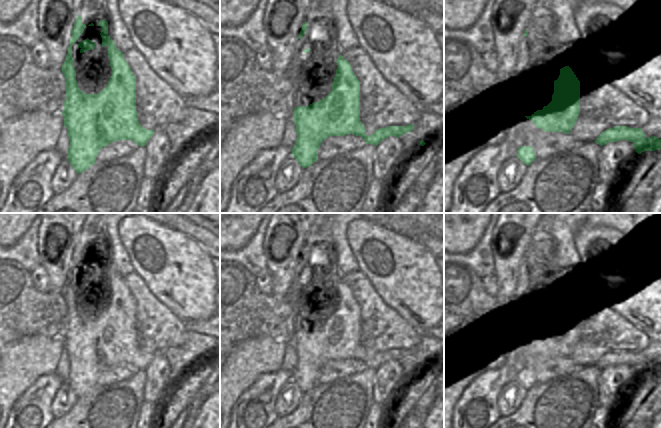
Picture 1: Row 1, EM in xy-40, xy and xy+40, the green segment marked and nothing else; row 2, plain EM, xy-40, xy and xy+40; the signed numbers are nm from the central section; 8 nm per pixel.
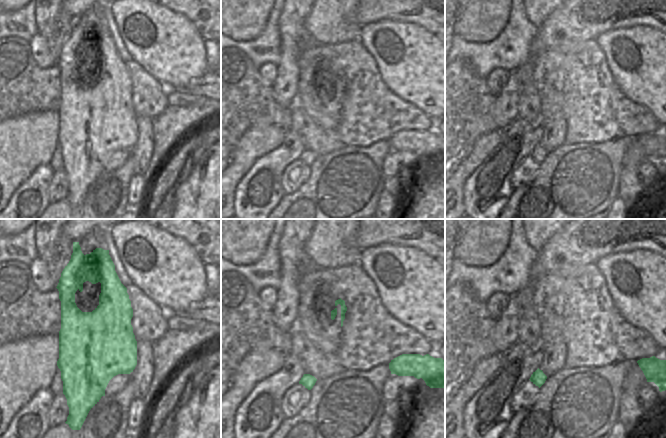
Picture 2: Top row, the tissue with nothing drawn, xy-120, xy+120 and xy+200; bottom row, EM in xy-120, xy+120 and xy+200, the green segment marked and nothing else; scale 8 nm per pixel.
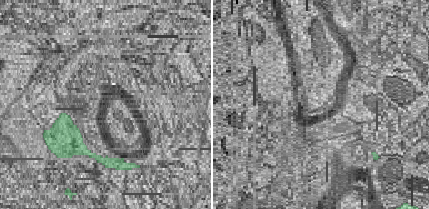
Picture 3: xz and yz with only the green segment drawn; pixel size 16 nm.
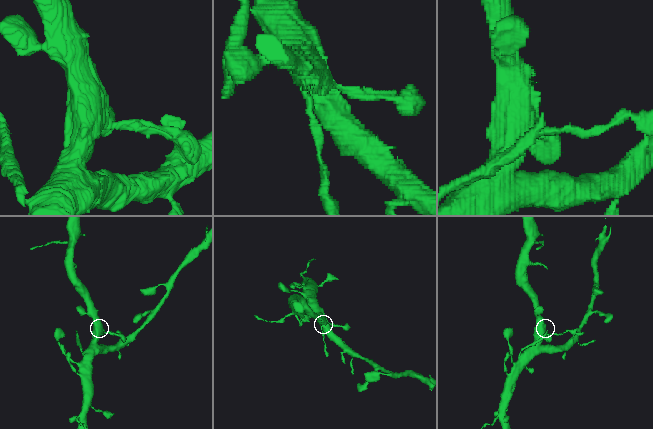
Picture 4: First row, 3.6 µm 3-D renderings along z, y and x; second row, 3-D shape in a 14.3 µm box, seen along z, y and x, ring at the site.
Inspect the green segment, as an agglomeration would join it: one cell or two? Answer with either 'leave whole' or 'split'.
leave whole

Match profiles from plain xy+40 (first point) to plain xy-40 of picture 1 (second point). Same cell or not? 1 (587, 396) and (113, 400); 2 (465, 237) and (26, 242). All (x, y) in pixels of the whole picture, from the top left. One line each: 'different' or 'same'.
1: same
2: different

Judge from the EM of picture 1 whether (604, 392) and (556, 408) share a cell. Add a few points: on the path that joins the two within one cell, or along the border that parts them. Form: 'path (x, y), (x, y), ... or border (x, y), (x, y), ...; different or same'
border (601, 371), (598, 377), (599, 405); different

